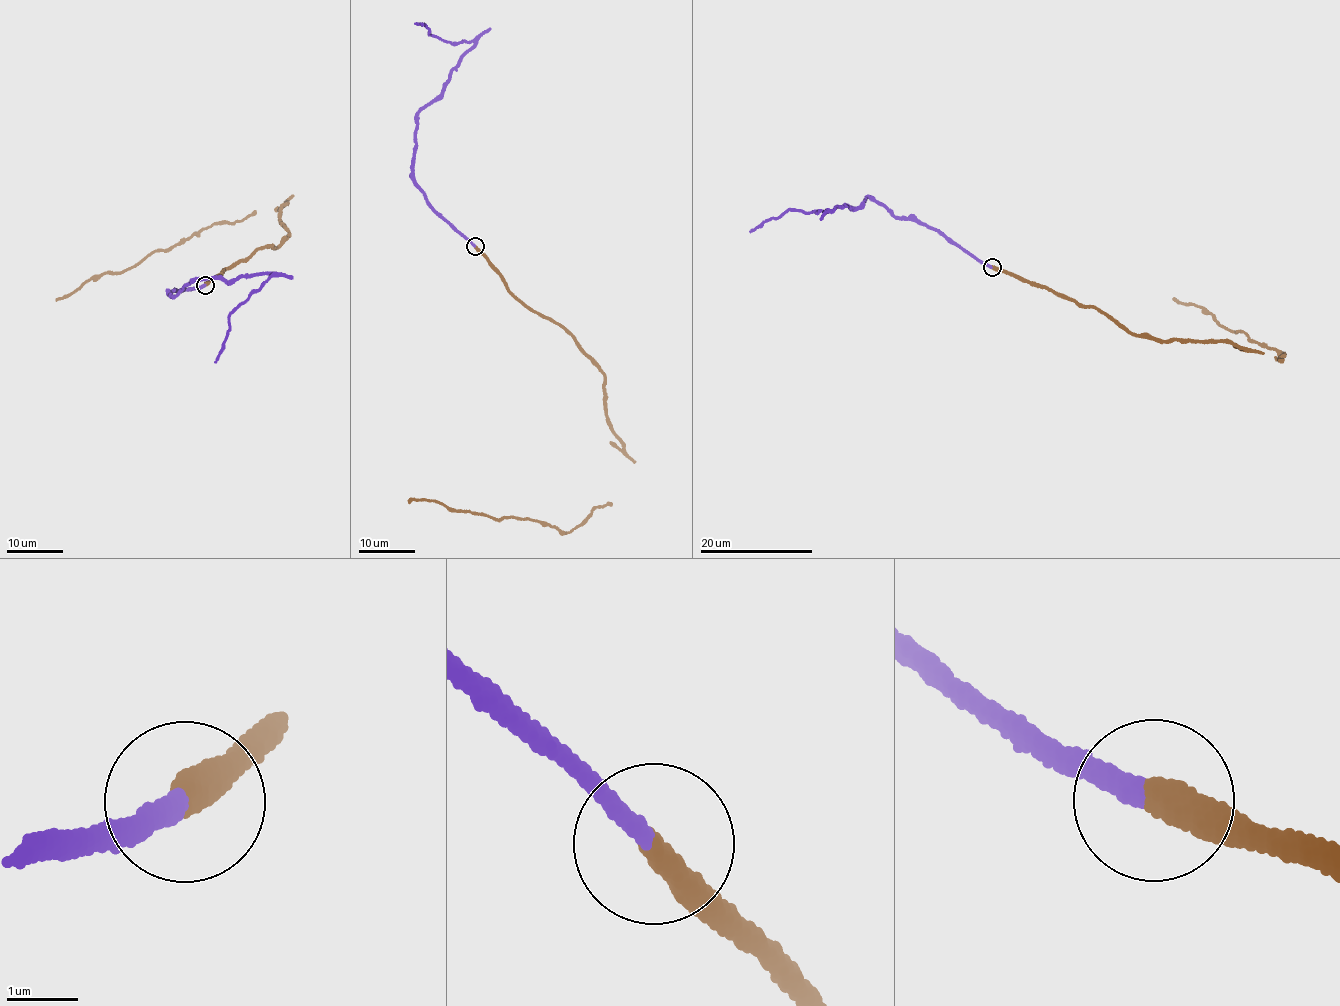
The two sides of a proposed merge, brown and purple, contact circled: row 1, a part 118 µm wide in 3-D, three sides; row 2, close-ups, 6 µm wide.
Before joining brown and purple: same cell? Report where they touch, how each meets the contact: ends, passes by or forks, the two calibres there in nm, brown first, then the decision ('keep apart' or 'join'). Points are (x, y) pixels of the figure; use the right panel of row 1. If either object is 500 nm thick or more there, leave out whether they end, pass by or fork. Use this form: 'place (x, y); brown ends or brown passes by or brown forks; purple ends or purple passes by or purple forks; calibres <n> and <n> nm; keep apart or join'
place (992, 267); brown ends; purple ends; calibres 440 and 280 nm; join

